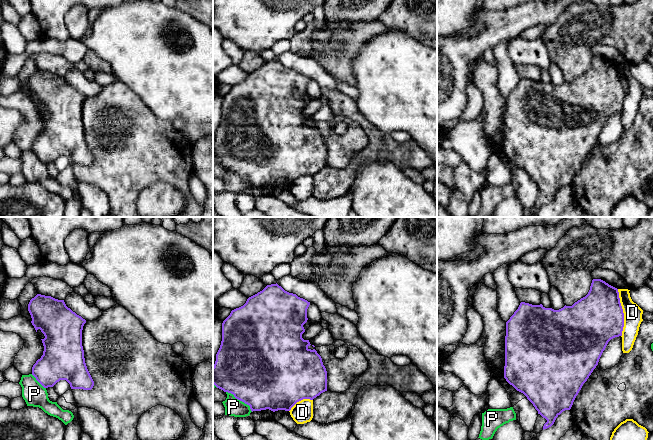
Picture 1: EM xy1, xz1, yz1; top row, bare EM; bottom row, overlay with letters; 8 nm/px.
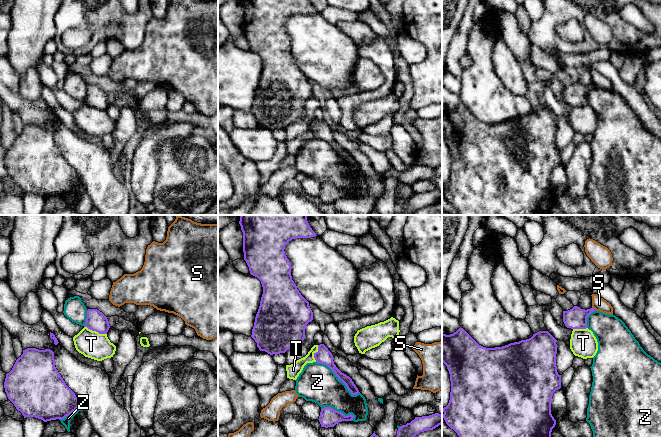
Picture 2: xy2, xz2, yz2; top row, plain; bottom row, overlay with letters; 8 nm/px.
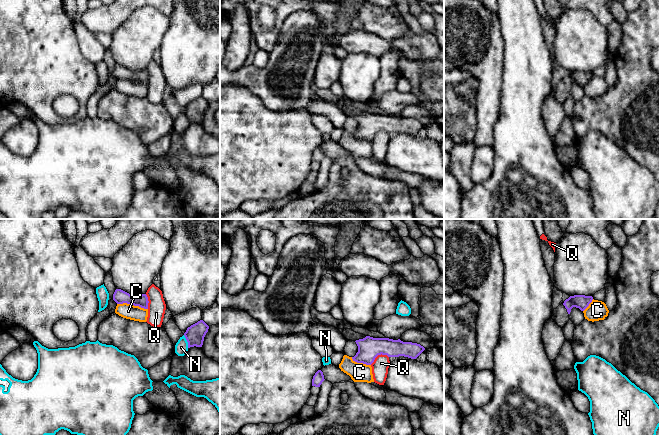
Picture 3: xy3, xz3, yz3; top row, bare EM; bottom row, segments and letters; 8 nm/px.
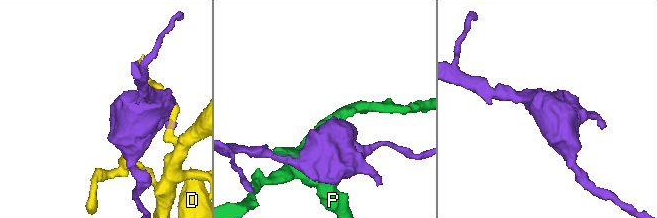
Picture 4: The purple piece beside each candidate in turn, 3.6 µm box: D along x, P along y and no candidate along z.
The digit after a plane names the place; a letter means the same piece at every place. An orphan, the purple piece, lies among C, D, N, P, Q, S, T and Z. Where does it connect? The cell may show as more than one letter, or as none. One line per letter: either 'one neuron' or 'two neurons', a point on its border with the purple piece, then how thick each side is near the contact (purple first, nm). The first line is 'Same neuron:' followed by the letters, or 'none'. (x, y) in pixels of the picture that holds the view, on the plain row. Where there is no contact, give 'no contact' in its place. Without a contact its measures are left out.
Same neuron: none
C: two neurons | xy3 (132, 80) | 110/120 nm
D: two neurons | yz1 (623, 89) | 400/140 nm
N: two neurons | xy3 (187, 117) | 150/110 nm
P: two neurons | xz1 (240, 176) | 500/140 nm
Q: two neurons | xz3 (378, 130) | 180/130 nm
S: two neurons | yz2 (593, 84) | 180/110 nm
T: two neurons | xy2 (96, 107) | 160/220 nm
Z: two neurons | xz2 (338, 154) | 120/300 nm

